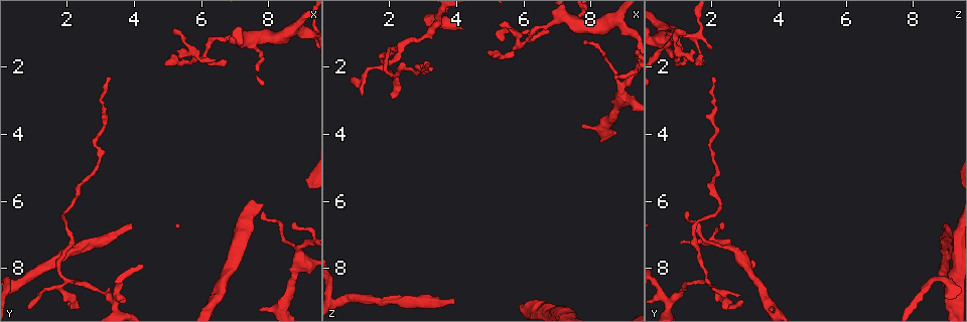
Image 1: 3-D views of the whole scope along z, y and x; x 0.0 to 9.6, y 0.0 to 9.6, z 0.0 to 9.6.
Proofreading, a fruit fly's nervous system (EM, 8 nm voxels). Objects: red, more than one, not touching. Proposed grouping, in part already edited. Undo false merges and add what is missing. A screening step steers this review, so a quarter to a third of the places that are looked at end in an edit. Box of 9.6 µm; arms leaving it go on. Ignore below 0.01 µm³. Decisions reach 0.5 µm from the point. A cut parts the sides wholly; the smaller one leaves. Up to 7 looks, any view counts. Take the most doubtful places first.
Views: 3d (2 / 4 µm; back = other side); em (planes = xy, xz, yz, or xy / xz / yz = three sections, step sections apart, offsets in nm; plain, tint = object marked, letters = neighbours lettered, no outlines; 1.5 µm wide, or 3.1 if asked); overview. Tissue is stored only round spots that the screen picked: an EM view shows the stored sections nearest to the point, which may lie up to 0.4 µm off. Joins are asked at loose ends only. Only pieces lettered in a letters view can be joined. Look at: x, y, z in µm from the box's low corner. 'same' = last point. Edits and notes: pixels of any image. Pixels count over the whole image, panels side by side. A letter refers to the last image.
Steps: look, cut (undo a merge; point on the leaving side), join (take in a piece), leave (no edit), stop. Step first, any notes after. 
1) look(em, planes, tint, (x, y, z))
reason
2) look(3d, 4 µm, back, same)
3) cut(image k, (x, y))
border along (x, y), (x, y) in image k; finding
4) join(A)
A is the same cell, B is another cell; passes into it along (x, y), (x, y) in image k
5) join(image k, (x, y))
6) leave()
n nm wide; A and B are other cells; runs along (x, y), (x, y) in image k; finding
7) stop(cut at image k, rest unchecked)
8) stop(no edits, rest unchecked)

look(em, planes, letters, (3.25, 2.30, 2.00))

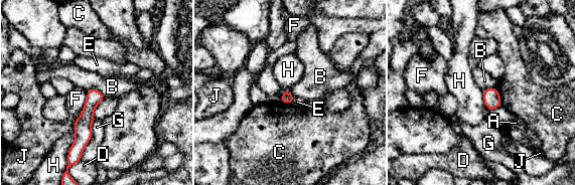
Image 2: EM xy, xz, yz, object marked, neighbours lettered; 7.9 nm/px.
leave()
G touches over 340 nm; A, B, C, D, E, F, G, H and J are other cells; border along (295, 96), (284, 90), (280, 101) in image 2; none of them fits

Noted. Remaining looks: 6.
look(em, planes, letters, (4.90, 1.95, 1.50))
free end

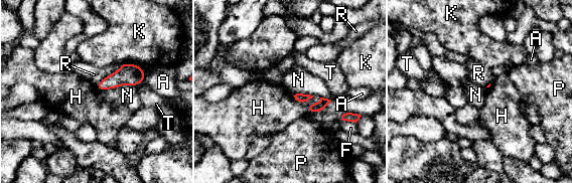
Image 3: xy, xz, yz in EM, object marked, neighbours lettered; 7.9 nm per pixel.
leave()
N touches over 300 nm; A, F, H, K, N, P, R and T are other cells; border along (134, 85), (121, 84), (98, 89) in image 3; none of them fits

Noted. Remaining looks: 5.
look(3d, 4 µm, (1.95, 6.25, 2.15))
sharp bend

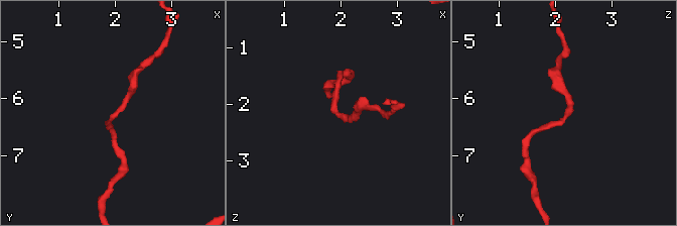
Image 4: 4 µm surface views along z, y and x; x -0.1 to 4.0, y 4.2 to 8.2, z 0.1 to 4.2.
look(em, planes, tint, (1.95, 6.25, 2.20))

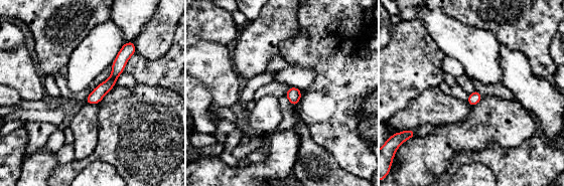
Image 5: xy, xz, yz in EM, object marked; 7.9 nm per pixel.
look(em, planes, letters, same)
see the neighbours

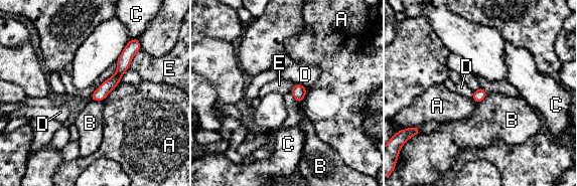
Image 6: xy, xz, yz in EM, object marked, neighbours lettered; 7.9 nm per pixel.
leave()
100 nm wide; A, B, C, D and E are other cells; runs along (132, 44), (118, 75), (93, 98) in image 6; one neuron here

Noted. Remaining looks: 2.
stop(no edits, rest unchecked)

